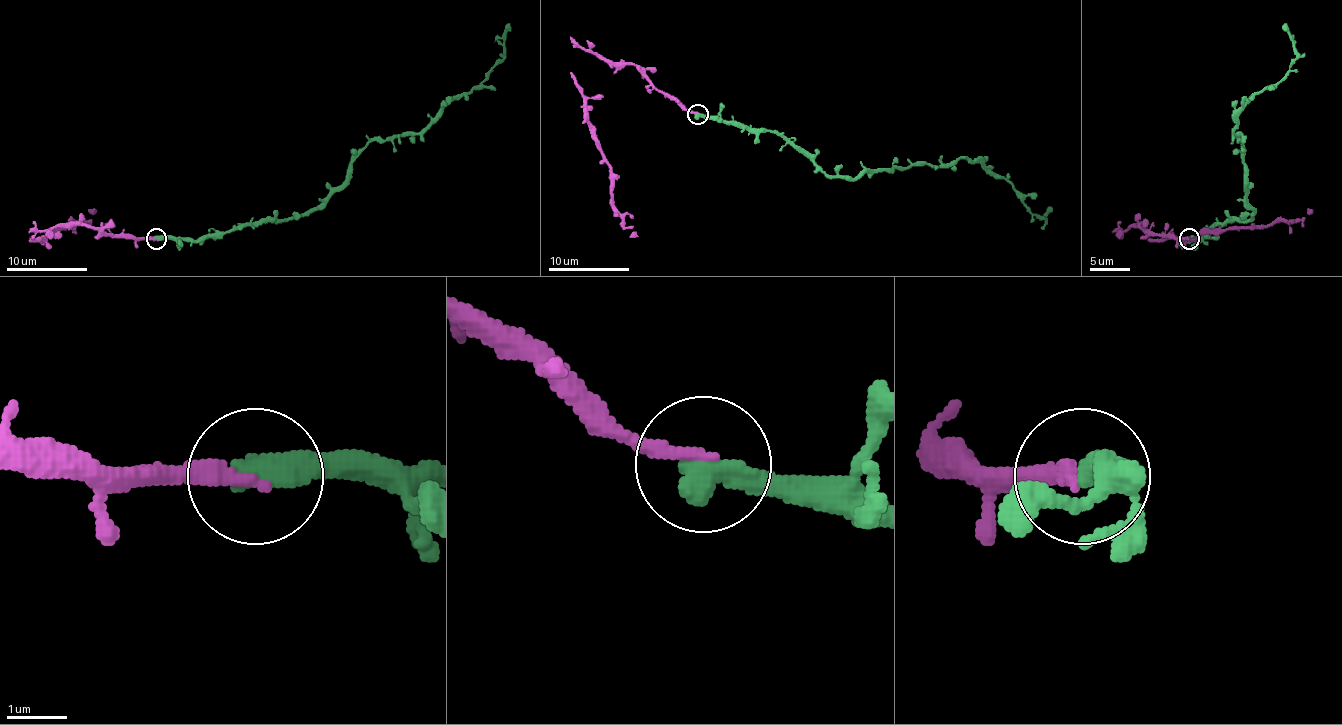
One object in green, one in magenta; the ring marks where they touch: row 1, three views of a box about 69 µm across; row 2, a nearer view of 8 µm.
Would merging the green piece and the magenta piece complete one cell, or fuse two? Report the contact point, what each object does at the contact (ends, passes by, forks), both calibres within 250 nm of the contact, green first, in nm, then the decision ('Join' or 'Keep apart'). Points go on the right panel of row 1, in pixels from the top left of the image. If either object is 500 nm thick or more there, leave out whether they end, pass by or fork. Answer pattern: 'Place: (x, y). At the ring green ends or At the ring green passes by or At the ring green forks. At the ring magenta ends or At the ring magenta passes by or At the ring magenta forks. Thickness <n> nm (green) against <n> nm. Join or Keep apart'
Place: (1189, 238). Thickness 550 nm (green) against 240 nm. Join

